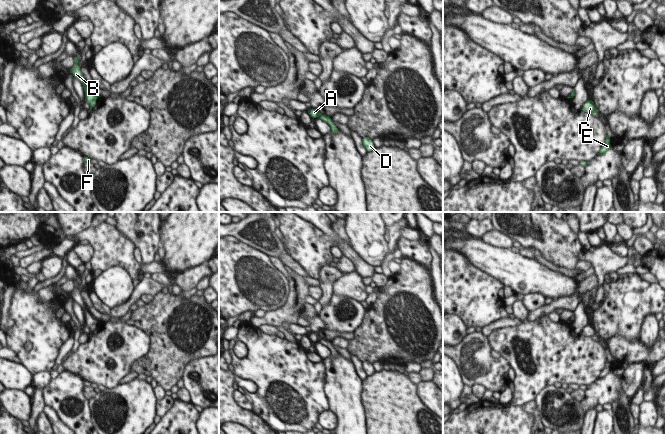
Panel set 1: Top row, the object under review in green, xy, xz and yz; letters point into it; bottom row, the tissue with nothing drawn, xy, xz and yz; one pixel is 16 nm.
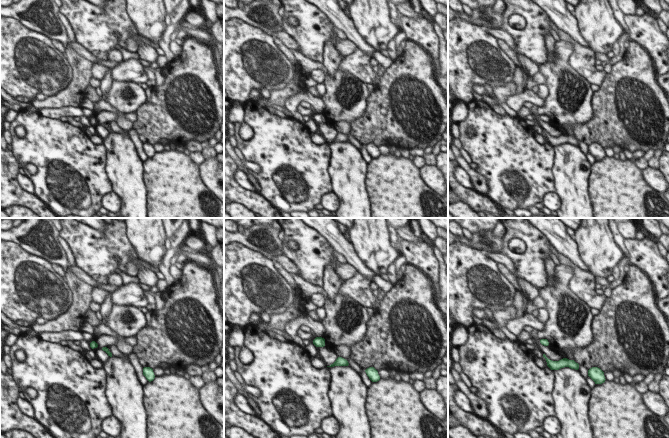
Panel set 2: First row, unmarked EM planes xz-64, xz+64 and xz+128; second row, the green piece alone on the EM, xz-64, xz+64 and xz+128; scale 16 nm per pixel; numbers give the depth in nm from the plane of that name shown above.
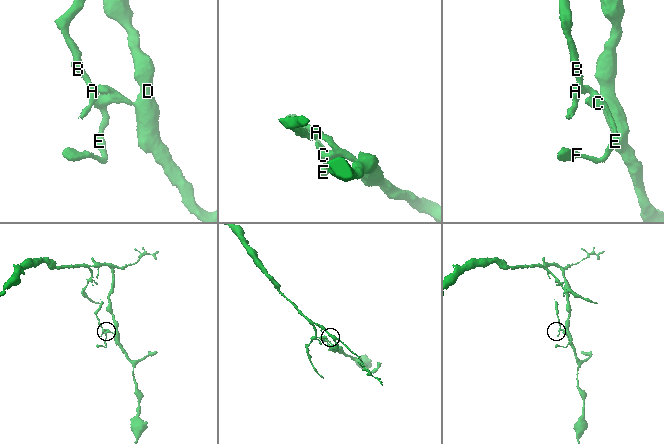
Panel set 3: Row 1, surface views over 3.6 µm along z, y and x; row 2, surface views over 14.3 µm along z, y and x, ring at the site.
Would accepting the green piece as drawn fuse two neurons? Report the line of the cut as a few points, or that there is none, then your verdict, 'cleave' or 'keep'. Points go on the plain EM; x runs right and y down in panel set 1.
xz (321, 338), (318, 341) | cleave

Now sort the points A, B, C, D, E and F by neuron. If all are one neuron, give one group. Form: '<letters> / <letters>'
A B / C D E F

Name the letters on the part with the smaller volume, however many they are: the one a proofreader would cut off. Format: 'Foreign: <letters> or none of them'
Foreign: A, B.

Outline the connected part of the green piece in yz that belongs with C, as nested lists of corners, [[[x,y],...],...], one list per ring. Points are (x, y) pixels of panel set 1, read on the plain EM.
[[[588,324],[585,329],[582,331],[582,334],[586,337],[592,337],[592,338],[599,338],[598,334],[595,331],[595,328],[593,327],[593,324]]]

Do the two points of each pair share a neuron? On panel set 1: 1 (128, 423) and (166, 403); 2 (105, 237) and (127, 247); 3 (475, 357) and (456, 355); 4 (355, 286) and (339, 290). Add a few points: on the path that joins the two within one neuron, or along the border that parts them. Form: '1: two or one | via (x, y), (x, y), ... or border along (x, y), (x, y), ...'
1: two | border along (157, 400), (156, 414)
2: one | via (110, 242), (115, 247), (122, 247)
3: one | via (470, 355), (461, 355)
4: one | via (351, 286), (343, 286)

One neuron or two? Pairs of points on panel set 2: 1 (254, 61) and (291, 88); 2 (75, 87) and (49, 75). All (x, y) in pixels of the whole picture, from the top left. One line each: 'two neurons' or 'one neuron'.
1: two neurons
2: two neurons

